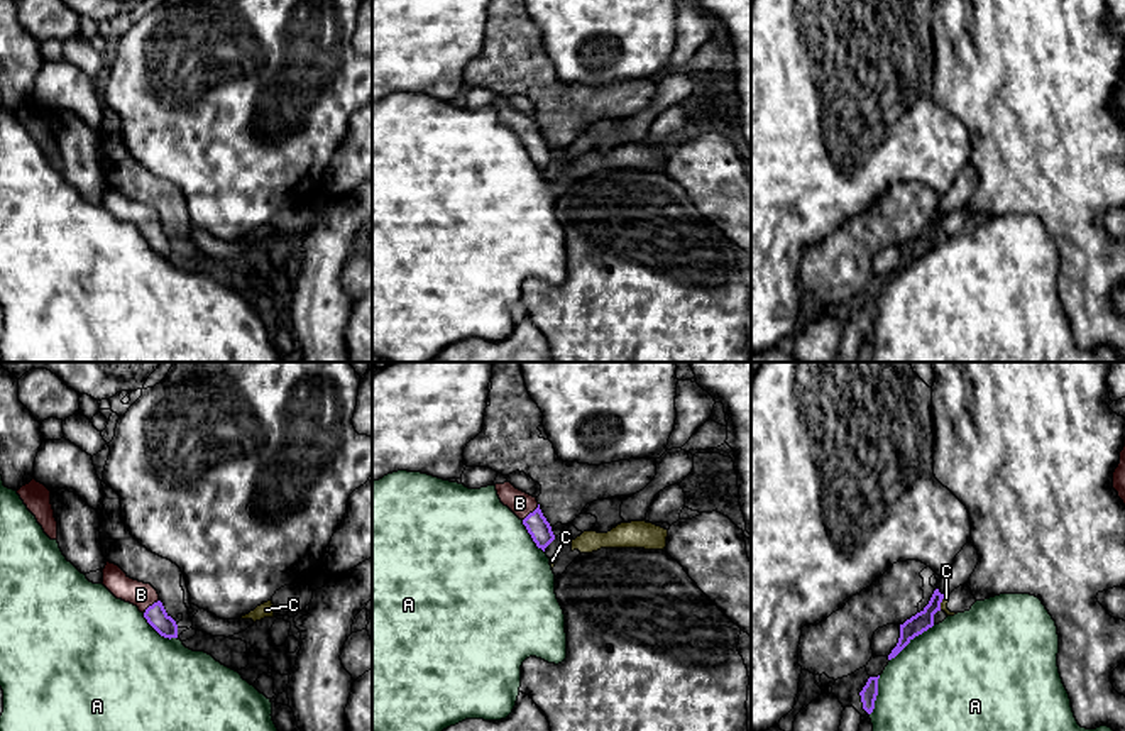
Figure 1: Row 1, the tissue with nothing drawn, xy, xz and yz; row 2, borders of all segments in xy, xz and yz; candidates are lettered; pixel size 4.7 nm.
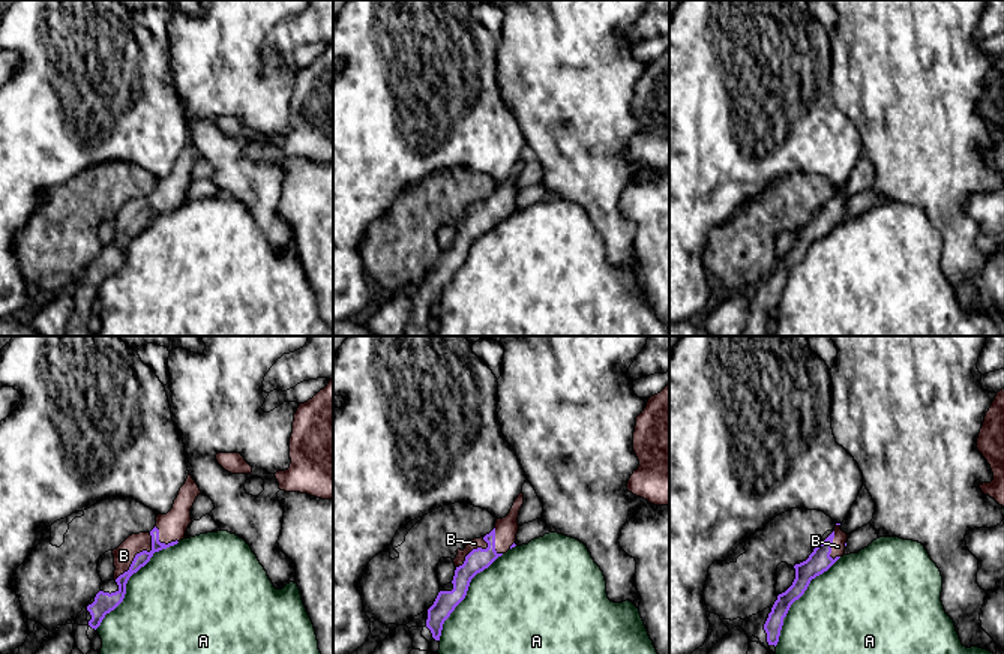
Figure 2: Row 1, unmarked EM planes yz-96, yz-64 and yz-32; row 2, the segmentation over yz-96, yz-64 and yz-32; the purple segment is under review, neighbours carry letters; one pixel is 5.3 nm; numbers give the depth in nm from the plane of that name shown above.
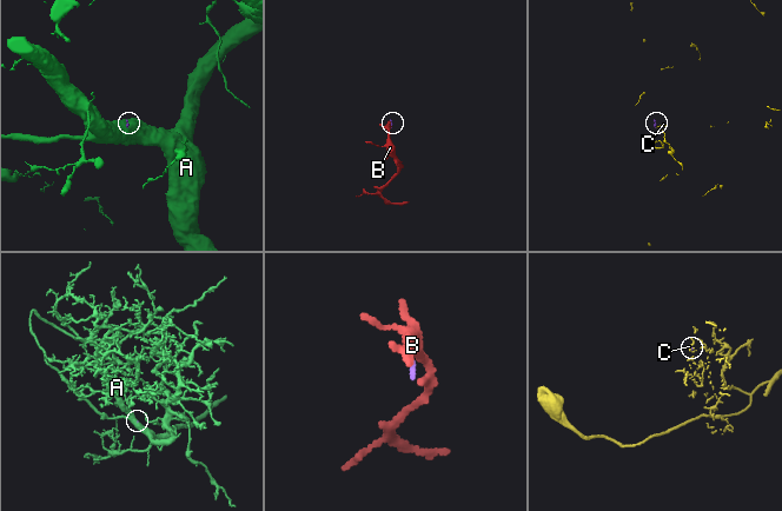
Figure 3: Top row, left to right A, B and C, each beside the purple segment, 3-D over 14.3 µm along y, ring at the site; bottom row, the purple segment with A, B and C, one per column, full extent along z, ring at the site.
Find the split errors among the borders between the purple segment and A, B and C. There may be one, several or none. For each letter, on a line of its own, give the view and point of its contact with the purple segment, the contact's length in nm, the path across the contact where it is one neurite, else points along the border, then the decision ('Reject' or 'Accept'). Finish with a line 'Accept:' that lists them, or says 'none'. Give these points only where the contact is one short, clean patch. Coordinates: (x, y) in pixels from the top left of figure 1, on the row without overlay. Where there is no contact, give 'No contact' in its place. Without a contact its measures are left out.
A: Touches purple at yz (912, 259). Shared border 280 nm. Reject
B: Touches purple at xz (530, 134). Shared border 110 nm. Path across: xz (537, 146), (530, 134), (520, 124). Accept
C: Touches purple at yz (941, 222). Shared border 80 nm. Boundary: yz (944, 217), (939, 230). Reject
Accept: B

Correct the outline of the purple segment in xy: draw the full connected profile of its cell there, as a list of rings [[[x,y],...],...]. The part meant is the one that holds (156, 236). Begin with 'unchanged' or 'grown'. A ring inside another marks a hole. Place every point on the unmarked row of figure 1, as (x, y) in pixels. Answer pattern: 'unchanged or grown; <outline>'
grown; [[[107,183],[103,206],[117,218],[139,228],[147,244],[164,259],[178,259],[178,245],[166,234],[151,205],[130,200],[118,186]]]

